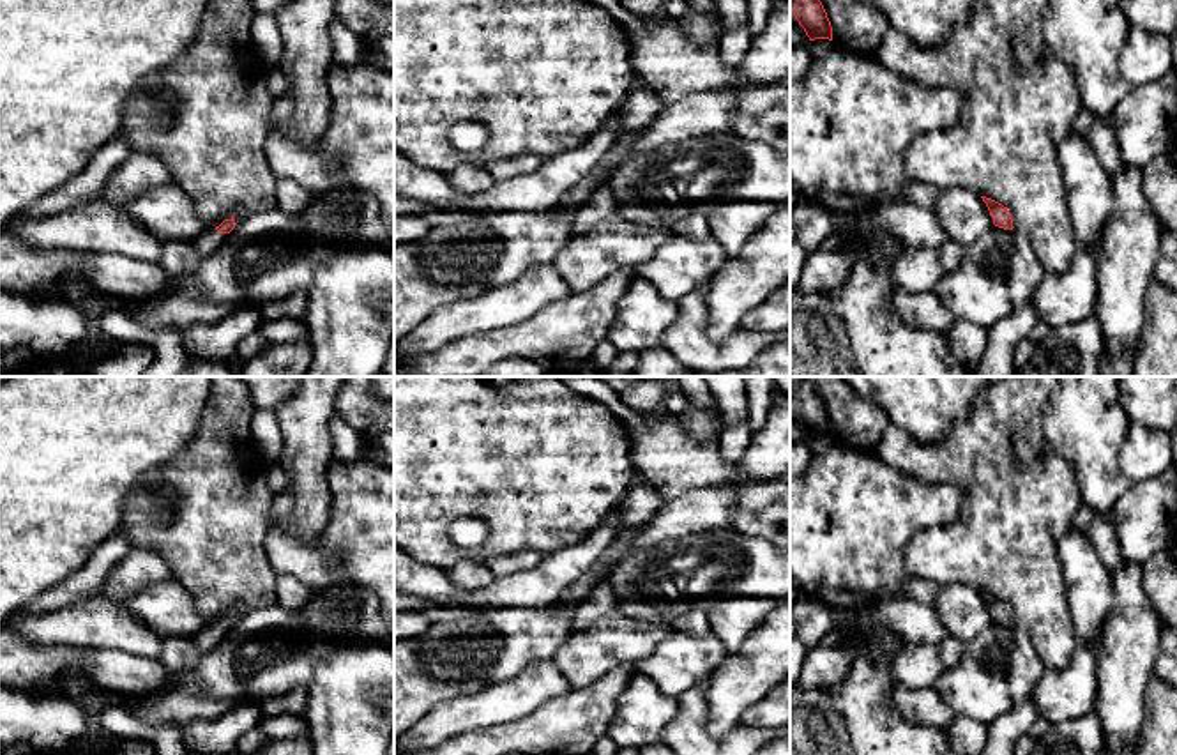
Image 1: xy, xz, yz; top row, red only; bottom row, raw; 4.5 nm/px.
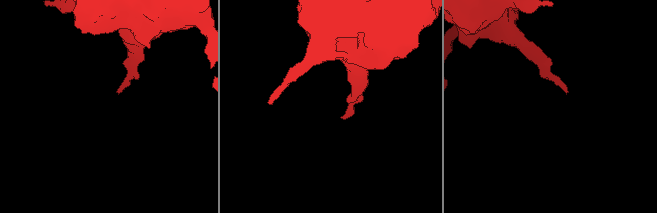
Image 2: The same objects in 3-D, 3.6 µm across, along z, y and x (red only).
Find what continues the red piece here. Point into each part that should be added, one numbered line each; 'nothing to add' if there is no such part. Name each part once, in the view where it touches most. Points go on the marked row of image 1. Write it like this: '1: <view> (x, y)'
1: xy (209, 241)

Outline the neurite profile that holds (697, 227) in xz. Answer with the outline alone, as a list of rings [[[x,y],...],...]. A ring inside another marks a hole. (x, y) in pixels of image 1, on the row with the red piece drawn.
[[[695,214],[687,219],[675,221],[670,230],[677,235],[682,235],[686,239],[693,240],[703,240],[712,235],[709,226],[709,217],[703,214]]]

